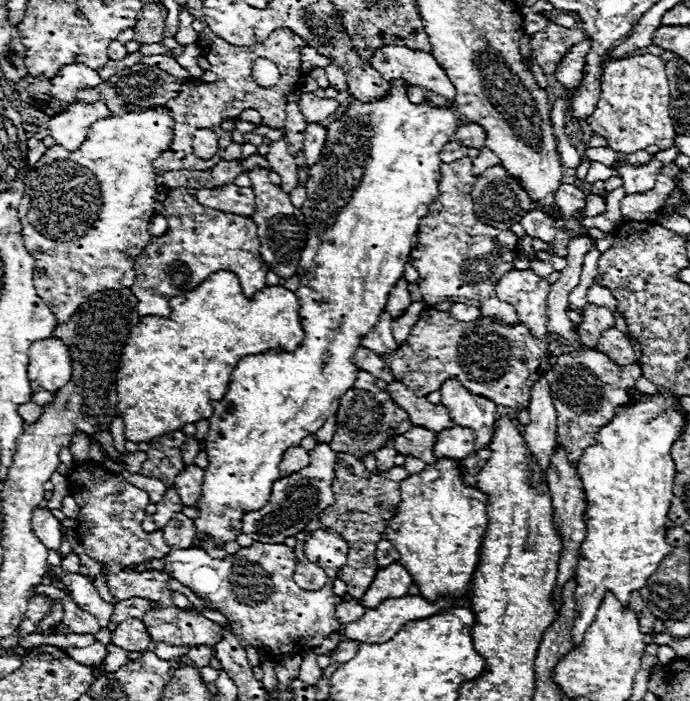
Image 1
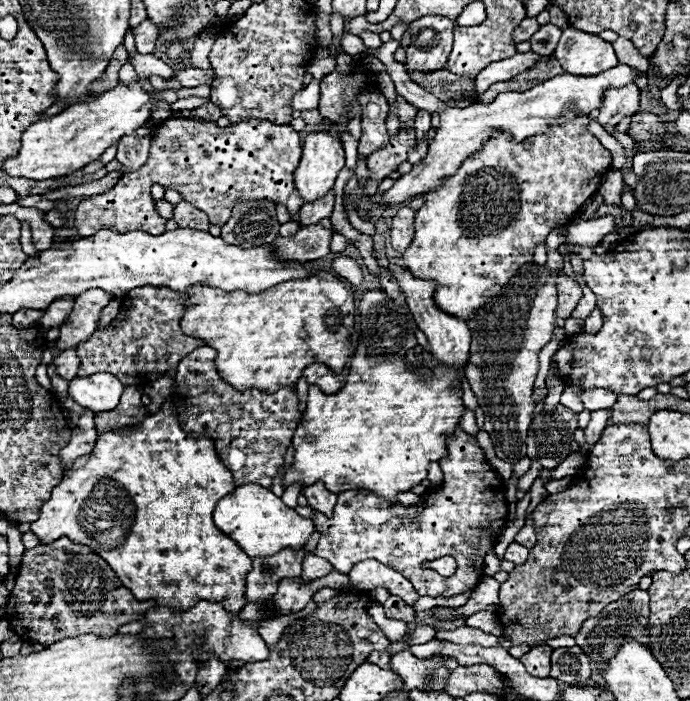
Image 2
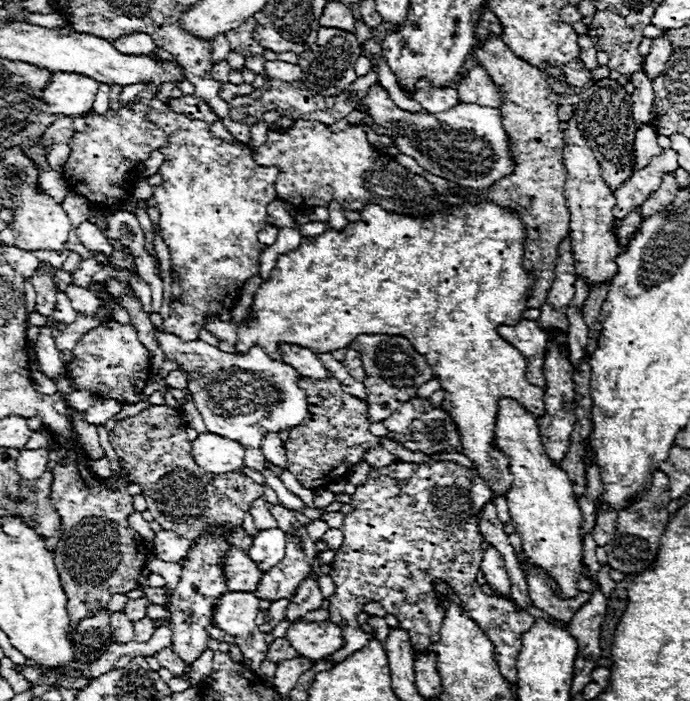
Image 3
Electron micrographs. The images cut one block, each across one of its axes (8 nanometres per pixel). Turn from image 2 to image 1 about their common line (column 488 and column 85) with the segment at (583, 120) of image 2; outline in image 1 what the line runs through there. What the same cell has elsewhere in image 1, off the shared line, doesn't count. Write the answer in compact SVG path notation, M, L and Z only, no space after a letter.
M156 106L156 108L142 108L140 112L126 112L120 116L108 116L104 120L96 120L96 124L92 124L90 134L86 136L84 144L76 150L76 152L68 152L66 148L60 146L52 146L48 148L48 152L36 162L36 166L32 166L26 176L24 176L24 198L20 202L20 222L22 222L22 238L24 238L24 246L26 250L36 258L36 268L34 268L34 286L36 292L46 300L46 304L50 306L52 314L56 316L58 324L66 322L80 304L86 302L86 298L90 298L94 292L100 290L108 290L108 288L132 288L136 272L134 272L134 262L140 256L140 252L144 250L144 246L150 242L150 234L148 234L148 224L150 218L154 216L154 196L156 196L156 172L154 172L154 160L160 156L160 152L164 152L164 148L168 148L174 140L174 118L170 114L170 110L166 106Z

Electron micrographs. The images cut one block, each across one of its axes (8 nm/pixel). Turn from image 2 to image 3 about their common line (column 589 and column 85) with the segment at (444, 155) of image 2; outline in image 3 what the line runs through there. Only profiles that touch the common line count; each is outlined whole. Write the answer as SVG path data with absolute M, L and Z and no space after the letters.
M54 72L50 84L44 88L44 102L50 114L82 116L90 112L98 92L98 82L82 74Z

